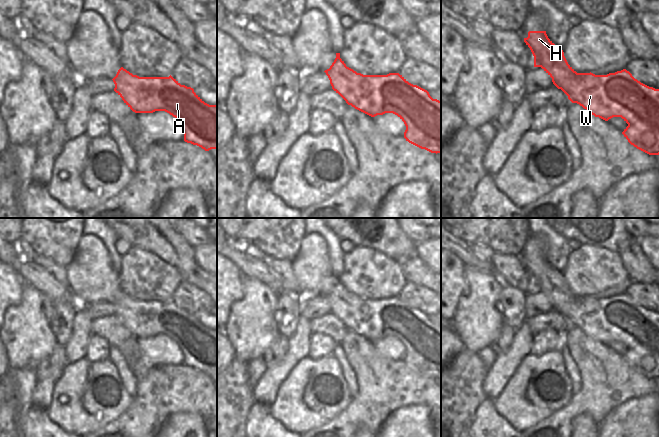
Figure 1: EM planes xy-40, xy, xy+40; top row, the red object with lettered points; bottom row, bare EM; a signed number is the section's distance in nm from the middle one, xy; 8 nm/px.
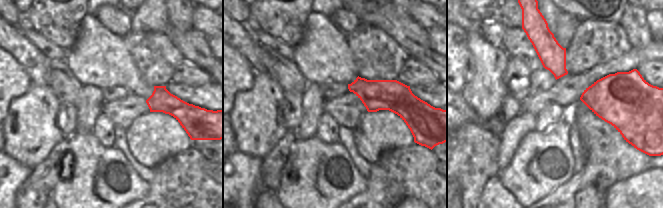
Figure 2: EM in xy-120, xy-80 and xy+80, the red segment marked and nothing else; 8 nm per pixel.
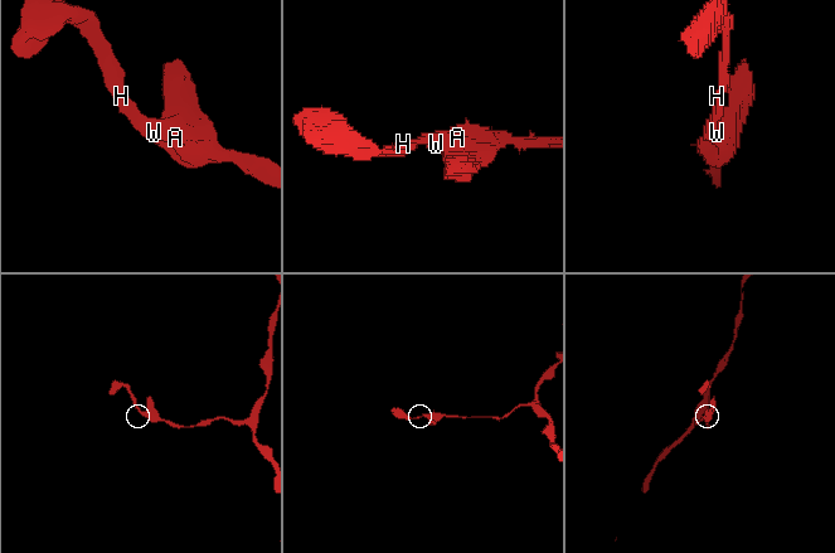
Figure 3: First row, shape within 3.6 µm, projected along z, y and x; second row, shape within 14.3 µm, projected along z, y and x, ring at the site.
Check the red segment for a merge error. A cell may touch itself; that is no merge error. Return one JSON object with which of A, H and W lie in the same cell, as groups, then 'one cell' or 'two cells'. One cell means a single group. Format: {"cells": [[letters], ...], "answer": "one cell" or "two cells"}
{"cells": [["A", "H", "W"]], "answer": "one cell"}

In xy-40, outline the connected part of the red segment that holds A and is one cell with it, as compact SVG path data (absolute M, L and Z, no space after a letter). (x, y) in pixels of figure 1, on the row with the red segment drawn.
M121 67L112 79L114 91L135 113L165 111L175 117L184 134L184 141L209 151L217 149L217 105L205 103L191 87L181 85L169 77L139 77Z

